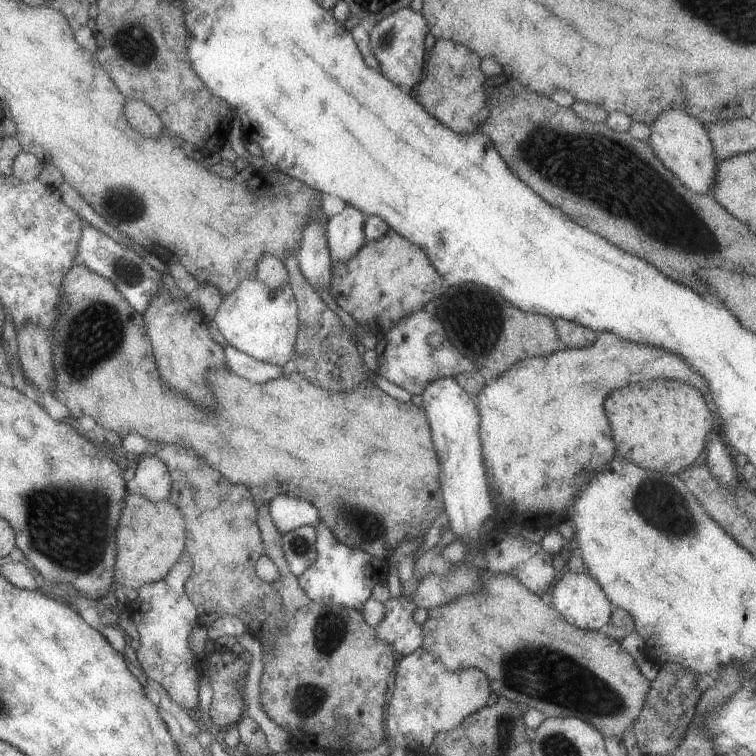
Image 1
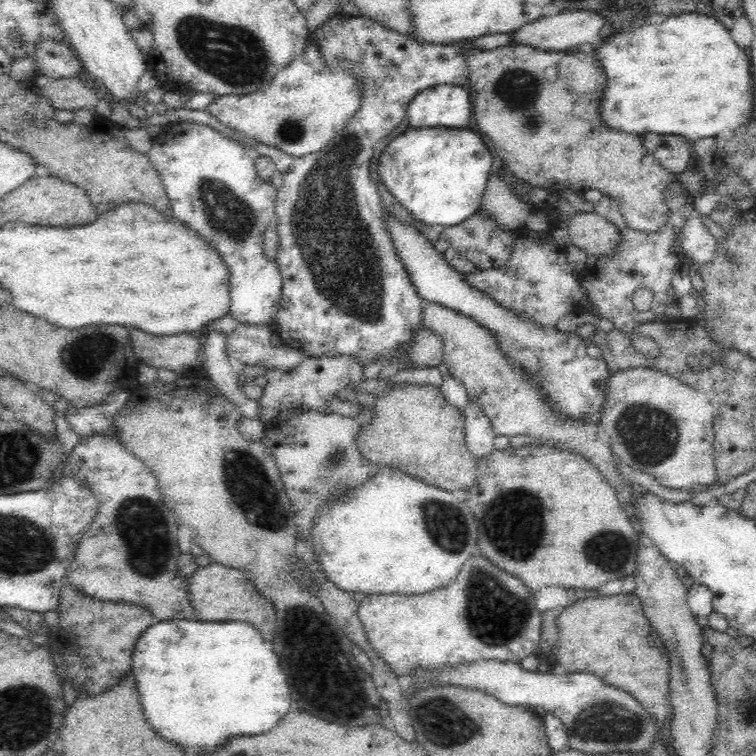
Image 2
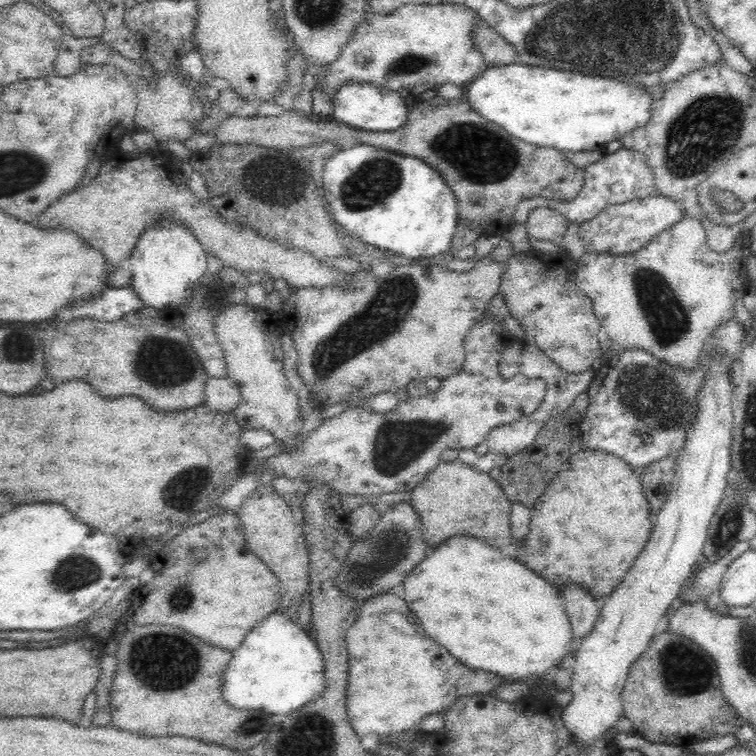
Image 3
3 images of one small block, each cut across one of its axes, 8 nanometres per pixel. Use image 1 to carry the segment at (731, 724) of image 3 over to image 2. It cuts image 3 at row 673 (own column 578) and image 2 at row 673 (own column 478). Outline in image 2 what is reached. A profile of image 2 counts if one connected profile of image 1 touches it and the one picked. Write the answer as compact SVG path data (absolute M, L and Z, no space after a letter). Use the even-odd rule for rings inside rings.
M620 592L616 595L602 595L598 598L571 601L558 618L560 644L554 650L555 662L566 668L568 673L586 671L598 675L607 684L618 687L636 698L658 726L671 714L670 701L670 660L664 642L644 614L640 597L635 592Z

